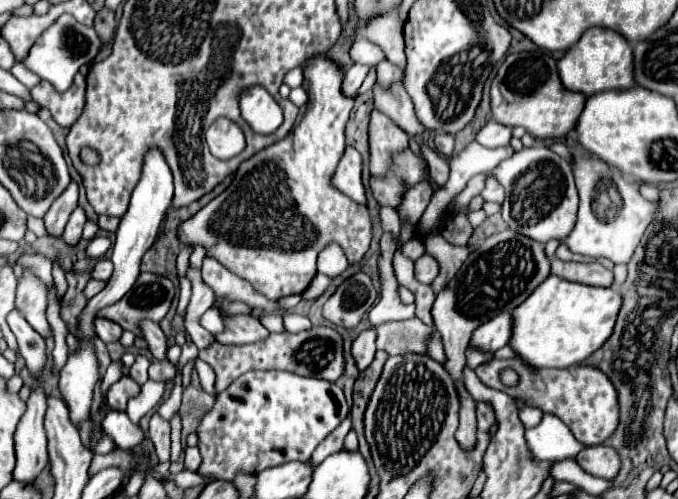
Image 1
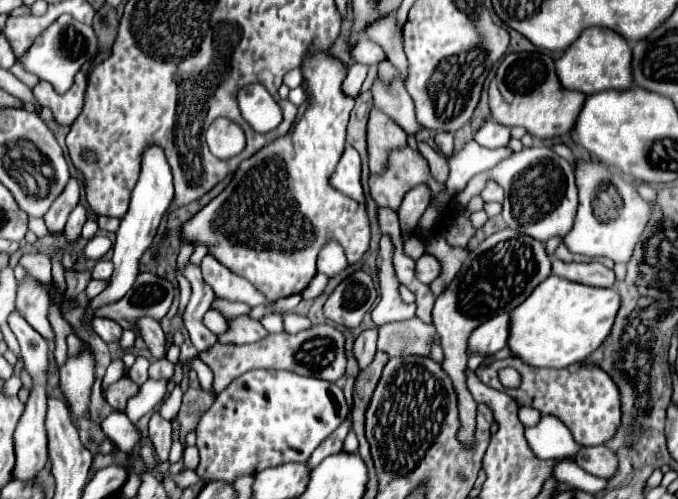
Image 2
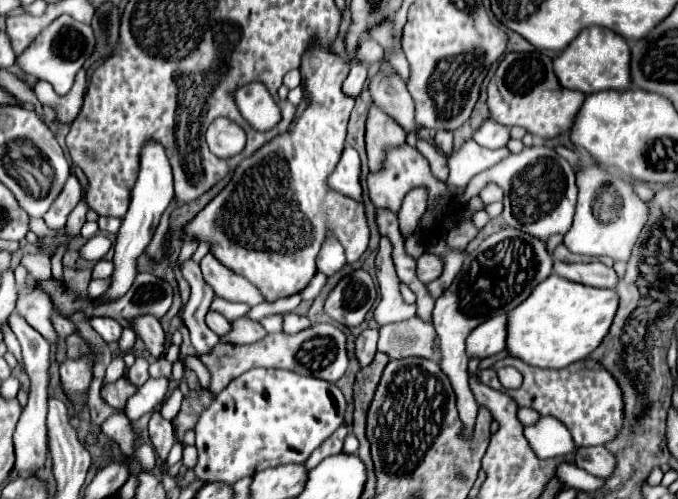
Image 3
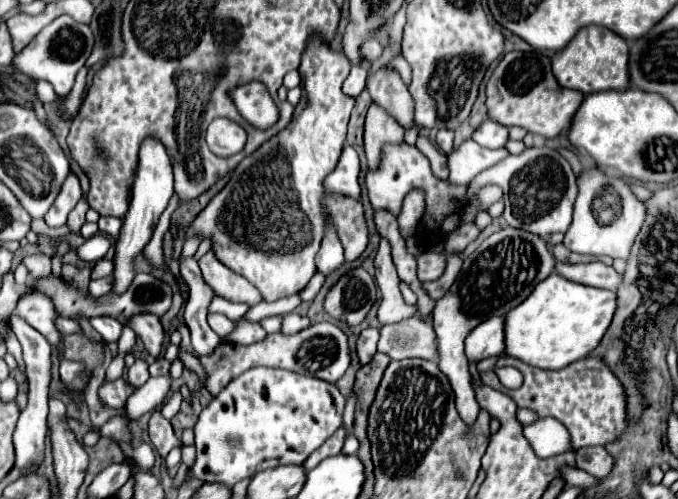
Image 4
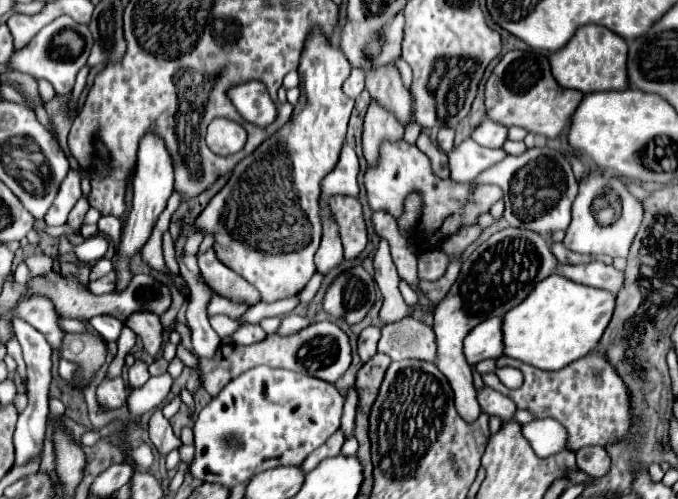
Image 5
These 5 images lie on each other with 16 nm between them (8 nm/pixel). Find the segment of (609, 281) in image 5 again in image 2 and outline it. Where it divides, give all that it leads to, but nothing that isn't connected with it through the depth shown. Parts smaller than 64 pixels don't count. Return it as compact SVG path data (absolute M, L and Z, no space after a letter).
M552 260L552 272L568 278L572 282L580 282L586 286L600 286L600 288L614 288L616 274L612 268L606 268L600 262L588 262L588 264L576 264L576 262L562 262Z

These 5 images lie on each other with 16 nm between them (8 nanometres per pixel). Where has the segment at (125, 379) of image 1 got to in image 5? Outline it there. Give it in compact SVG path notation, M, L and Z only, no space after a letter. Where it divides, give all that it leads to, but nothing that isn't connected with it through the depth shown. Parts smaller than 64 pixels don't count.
M104 378L98 384L98 406L100 410L116 410L126 404L128 388L122 378Z

